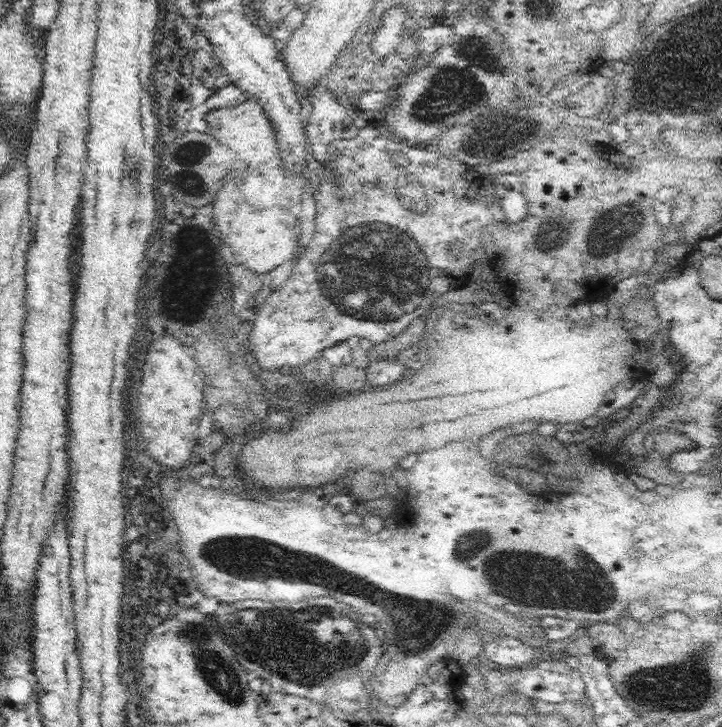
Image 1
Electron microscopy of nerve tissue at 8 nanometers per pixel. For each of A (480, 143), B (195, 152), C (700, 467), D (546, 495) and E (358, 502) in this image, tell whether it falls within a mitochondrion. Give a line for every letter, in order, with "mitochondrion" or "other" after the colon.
A: mitochondrion
B: mitochondrion
C: other
D: other
E: other

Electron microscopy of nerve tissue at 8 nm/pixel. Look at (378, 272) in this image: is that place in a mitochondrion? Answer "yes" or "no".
yes

